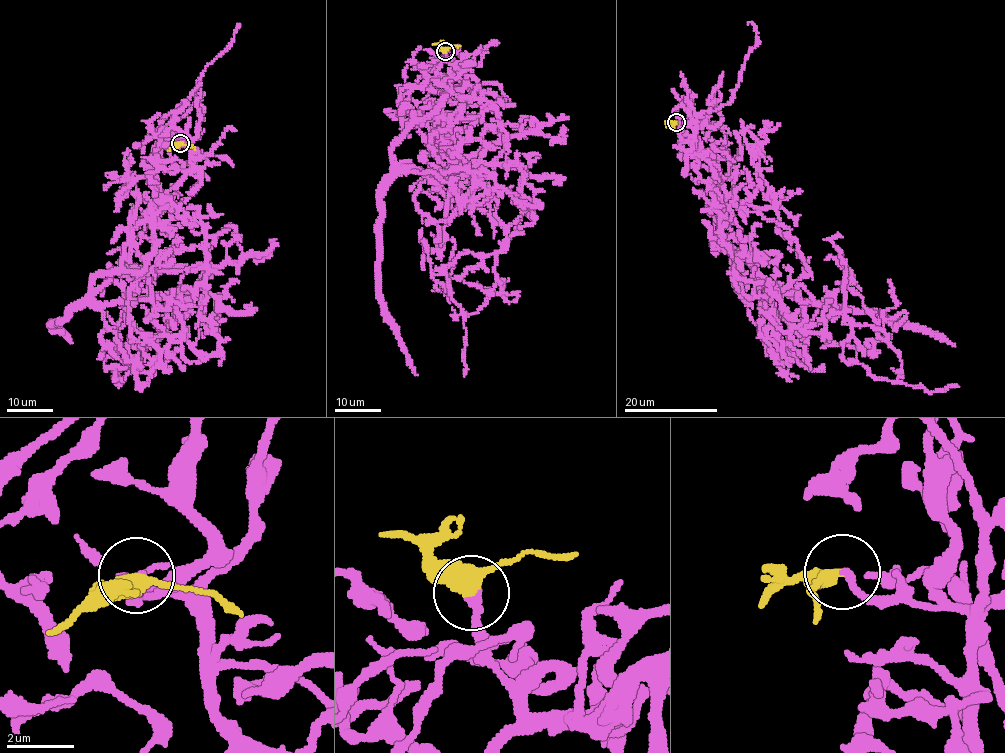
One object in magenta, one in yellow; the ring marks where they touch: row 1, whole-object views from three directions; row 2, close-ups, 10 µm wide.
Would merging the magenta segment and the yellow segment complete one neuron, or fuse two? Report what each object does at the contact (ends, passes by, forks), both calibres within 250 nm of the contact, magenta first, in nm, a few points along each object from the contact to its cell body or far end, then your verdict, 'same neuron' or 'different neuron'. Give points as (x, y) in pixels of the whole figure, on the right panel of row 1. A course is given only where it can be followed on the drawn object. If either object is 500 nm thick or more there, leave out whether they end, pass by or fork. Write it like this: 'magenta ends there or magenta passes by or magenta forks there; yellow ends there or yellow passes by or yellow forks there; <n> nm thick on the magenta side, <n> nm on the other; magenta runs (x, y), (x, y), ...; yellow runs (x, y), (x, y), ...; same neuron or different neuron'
magenta ends there; yellow passes by; 260 nm thick on the magenta side, 360 nm on the other; magenta runs (677, 122), (718, 175), (736, 169), (714, 236), (759, 284), (842, 312), (847, 363), (928, 392), (958, 386); yellow runs (677, 122), (665, 127); same neuron

